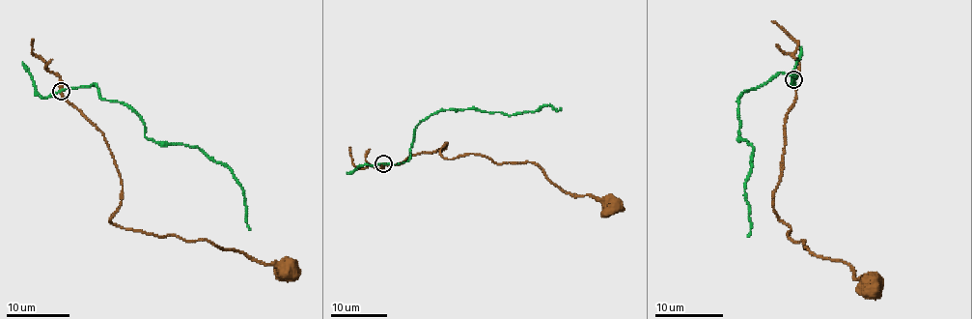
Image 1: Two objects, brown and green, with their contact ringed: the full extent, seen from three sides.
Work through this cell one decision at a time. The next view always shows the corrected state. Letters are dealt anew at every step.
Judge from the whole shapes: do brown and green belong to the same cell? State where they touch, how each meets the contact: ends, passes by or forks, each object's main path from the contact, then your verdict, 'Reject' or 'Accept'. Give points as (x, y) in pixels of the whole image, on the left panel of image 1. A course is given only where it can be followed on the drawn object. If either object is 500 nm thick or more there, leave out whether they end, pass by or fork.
Place: (61, 91). At the ring brown passes by. At the ring green passes by. Course of brown: (61, 90), (102, 133), (114, 159), (123, 186), (121, 205), (111, 218), (116, 225), (209, 240), (287, 268). Course of green: (62, 90), (96, 83), (102, 98), (130, 108), (148, 138), (202, 149), (228, 168), (242, 190), (250, 230). Reject

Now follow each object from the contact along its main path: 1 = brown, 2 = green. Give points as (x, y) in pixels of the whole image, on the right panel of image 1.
1: (794, 79), (796, 99), (787, 115), (773, 212), (791, 227), (787, 237), (846, 263), (868, 284)
2: (793, 79), (796, 76), (777, 72), (738, 100), (740, 136), (753, 147), (744, 193), (747, 236)

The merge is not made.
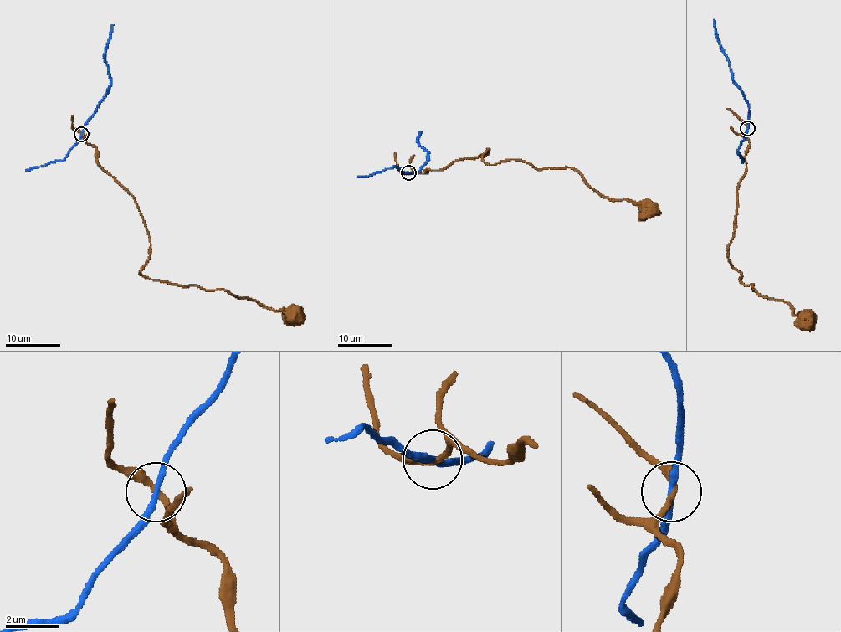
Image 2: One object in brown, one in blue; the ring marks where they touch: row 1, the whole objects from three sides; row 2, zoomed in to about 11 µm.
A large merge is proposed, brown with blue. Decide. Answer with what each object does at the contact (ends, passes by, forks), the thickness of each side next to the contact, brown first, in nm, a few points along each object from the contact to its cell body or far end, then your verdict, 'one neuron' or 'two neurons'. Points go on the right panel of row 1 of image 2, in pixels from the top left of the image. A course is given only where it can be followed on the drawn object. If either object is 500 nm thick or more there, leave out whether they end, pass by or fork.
brown passes by; blue passes by; 240 nm thick on the brown side, 200 nm on the other; brown runs (747, 128), (746, 170), (737, 190), (728, 261), (741, 273), (739, 281), (786, 302), (804, 319); blue runs (747, 128), (749, 106), (740, 86), (733, 79), (730, 62), (721, 45), (714, 19); two neurons

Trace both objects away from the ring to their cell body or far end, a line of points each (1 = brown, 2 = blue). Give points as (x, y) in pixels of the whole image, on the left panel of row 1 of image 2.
1: (82, 133), (143, 219), (151, 243), (141, 271), (145, 276), (226, 290), (293, 314)
2: (82, 133), (84, 124), (110, 84), (105, 51), (114, 25)

